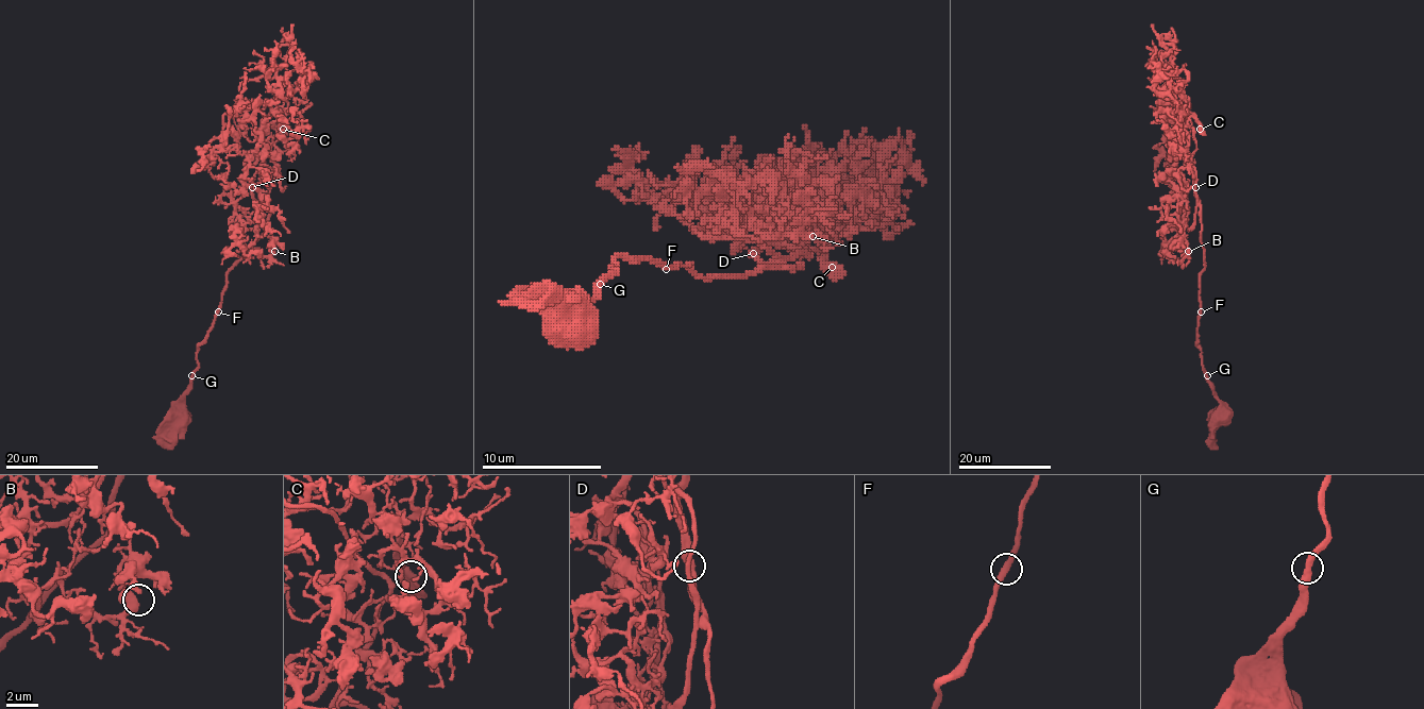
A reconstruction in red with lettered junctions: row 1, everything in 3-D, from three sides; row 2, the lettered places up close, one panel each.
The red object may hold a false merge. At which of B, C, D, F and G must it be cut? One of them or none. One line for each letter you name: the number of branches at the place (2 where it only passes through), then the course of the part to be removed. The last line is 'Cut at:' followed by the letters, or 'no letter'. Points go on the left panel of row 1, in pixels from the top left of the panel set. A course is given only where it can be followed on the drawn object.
Cut at: no letter

